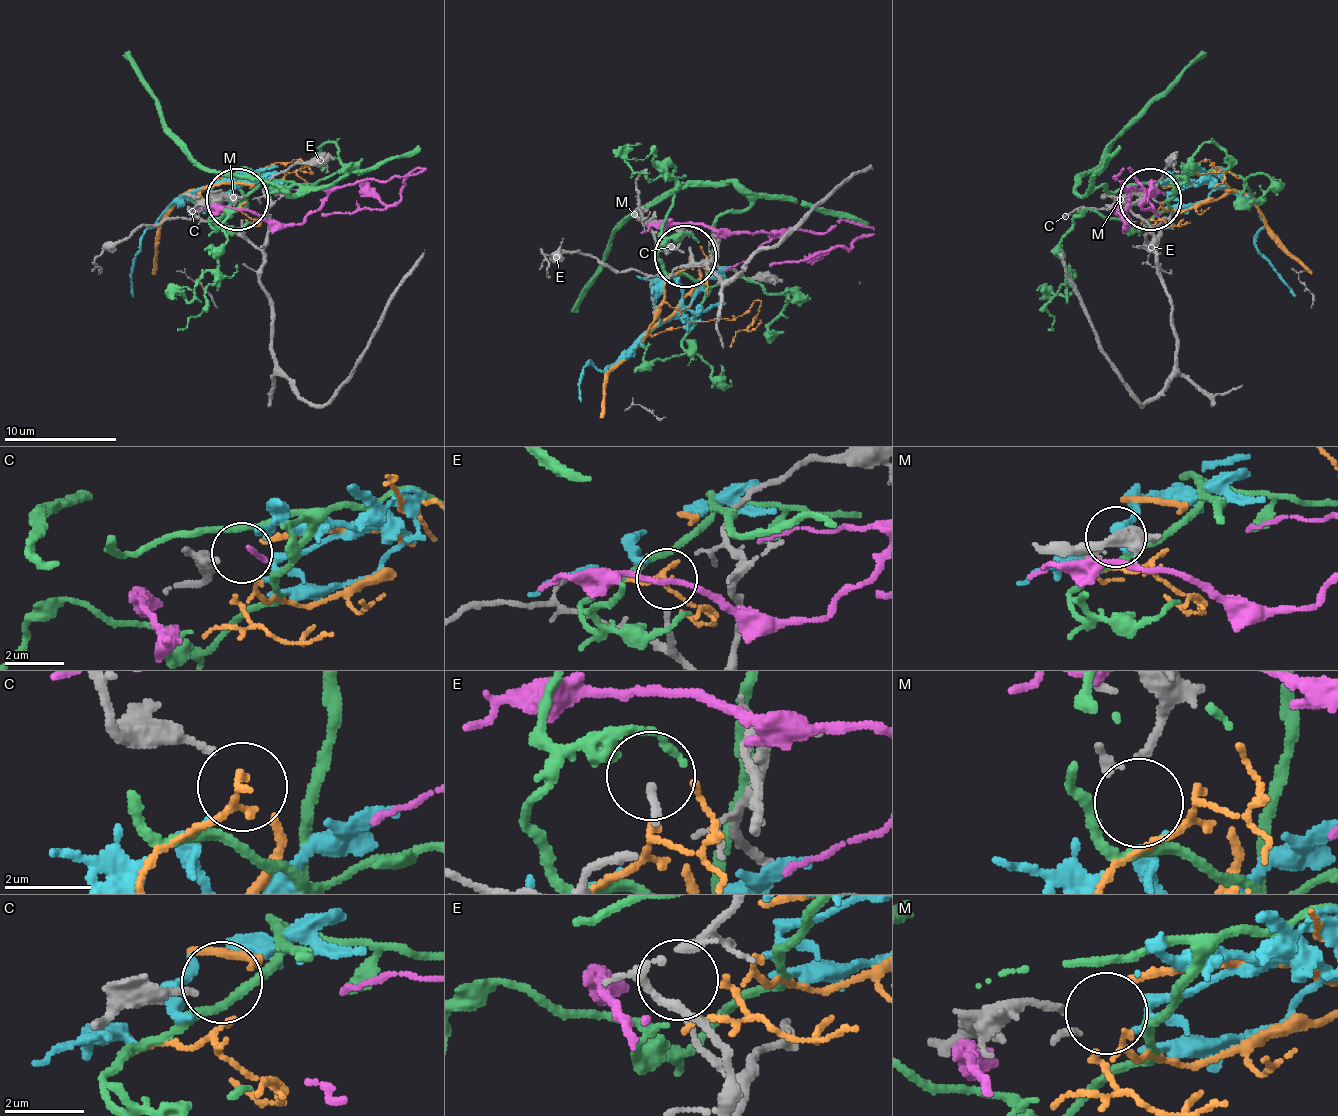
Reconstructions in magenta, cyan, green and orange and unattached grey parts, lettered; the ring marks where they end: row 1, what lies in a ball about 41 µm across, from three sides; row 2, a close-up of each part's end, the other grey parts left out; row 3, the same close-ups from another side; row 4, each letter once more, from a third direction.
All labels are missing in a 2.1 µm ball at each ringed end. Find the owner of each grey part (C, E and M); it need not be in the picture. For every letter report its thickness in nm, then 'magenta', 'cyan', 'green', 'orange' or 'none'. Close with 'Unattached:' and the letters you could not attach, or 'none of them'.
C: calibre 180 nm; orange
E: calibre 170 nm; none
M: calibre 190 nm; cyan
Unattached: E

